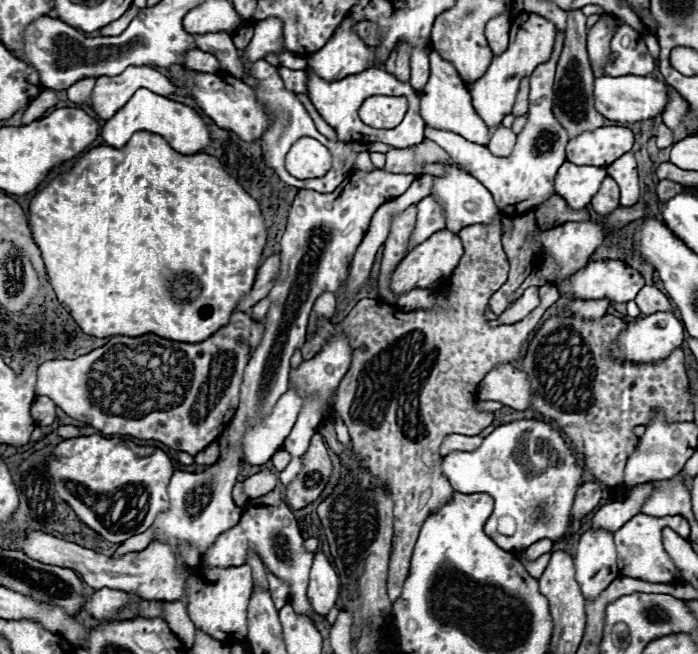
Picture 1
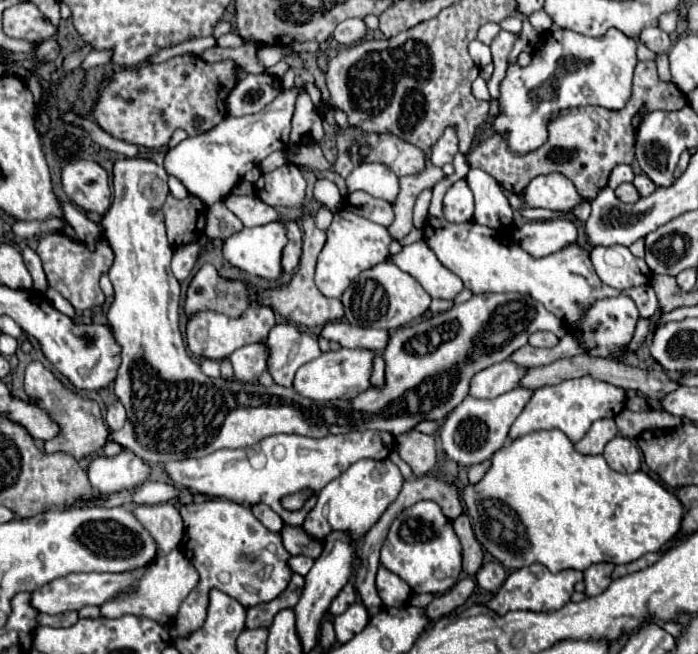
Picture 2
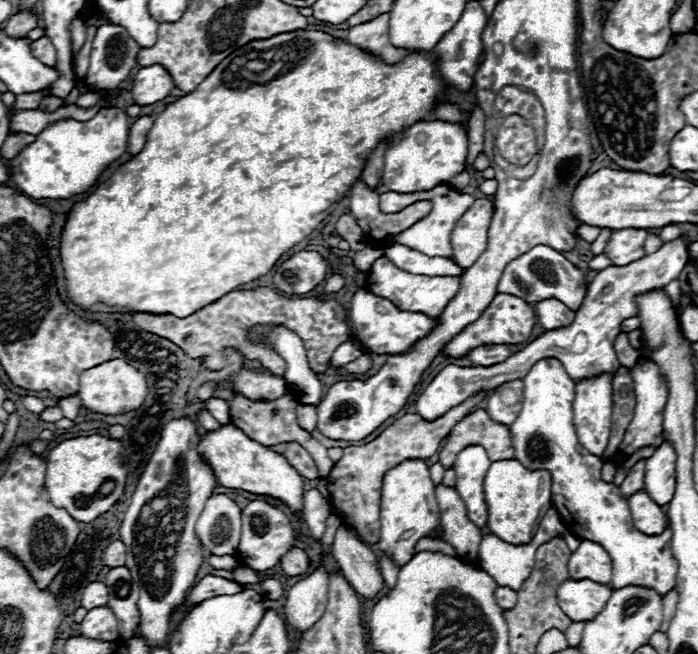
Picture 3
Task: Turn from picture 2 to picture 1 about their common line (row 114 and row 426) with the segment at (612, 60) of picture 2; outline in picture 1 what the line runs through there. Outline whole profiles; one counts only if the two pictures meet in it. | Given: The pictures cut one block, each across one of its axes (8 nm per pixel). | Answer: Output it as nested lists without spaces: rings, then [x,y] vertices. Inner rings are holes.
[[[514,420],[508,424],[500,424],[494,428],[492,434],[484,438],[484,442],[472,450],[456,450],[444,456],[442,460],[442,474],[448,478],[452,488],[460,494],[488,494],[494,498],[494,512],[484,524],[484,532],[504,550],[524,550],[530,544],[534,544],[540,538],[550,538],[552,542],[560,542],[564,536],[572,532],[570,528],[570,508],[574,494],[580,486],[582,466],[578,464],[576,456],[566,444],[566,438],[560,430],[556,430],[552,424],[542,420]],[[500,516],[512,516],[516,520],[516,532],[512,536],[504,536],[498,532],[498,518]]]

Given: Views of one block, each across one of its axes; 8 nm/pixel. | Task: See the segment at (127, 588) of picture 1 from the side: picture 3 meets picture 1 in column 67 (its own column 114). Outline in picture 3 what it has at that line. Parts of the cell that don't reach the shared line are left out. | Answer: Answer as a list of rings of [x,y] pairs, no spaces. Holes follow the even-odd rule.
[[[114,540],[106,550],[104,550],[104,556],[102,556],[104,564],[110,566],[110,568],[116,568],[116,566],[124,566],[126,562],[126,546],[122,540]]]

